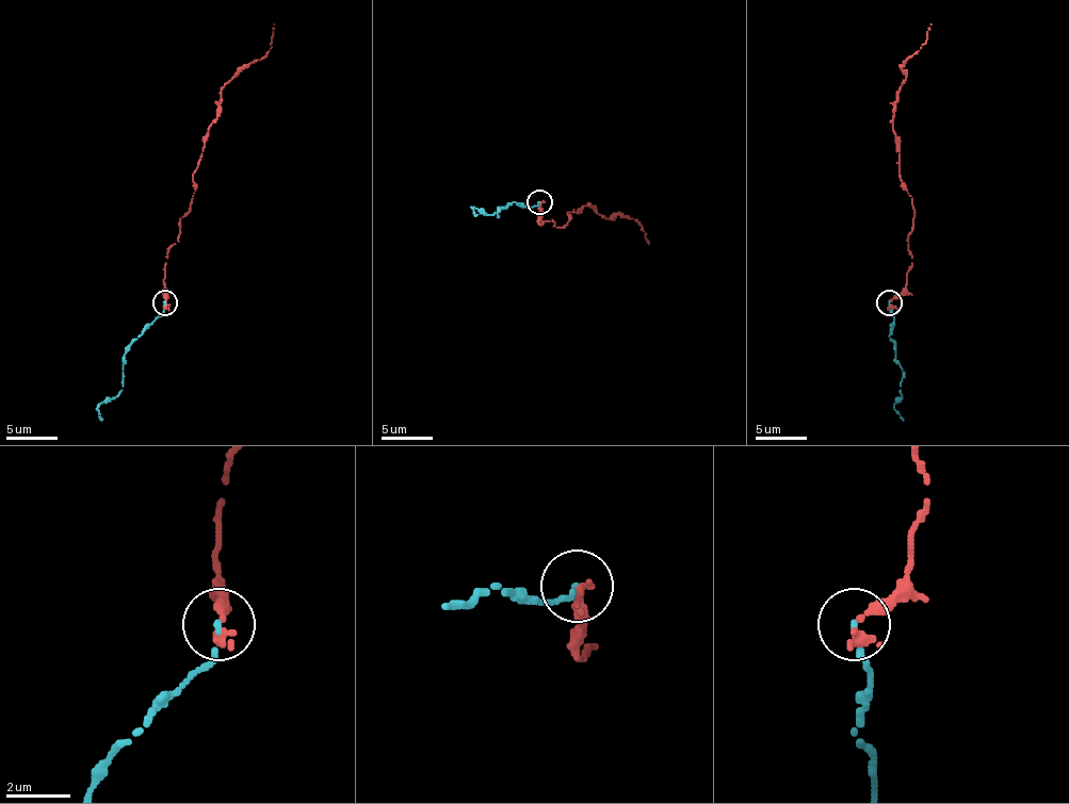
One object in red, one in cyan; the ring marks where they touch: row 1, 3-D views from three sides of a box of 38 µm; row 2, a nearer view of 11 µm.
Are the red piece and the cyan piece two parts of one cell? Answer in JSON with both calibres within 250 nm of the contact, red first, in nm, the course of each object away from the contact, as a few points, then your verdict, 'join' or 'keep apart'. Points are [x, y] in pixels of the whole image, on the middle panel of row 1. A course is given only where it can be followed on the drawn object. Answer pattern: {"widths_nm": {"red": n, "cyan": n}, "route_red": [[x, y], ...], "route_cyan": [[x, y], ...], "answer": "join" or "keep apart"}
{"widths_nm": {"red": 360, "cyan": 150}, "route_red": [[540, 202], [540, 225], [552, 220], [563, 228], [568, 213], [583, 204], [606, 217], [636, 220], [649, 243]], "route_cyan": [[540, 202], [532, 208], [509, 202], [499, 208], [497, 215], [484, 215], [471, 208], [476, 215]], "answer": "join"}

